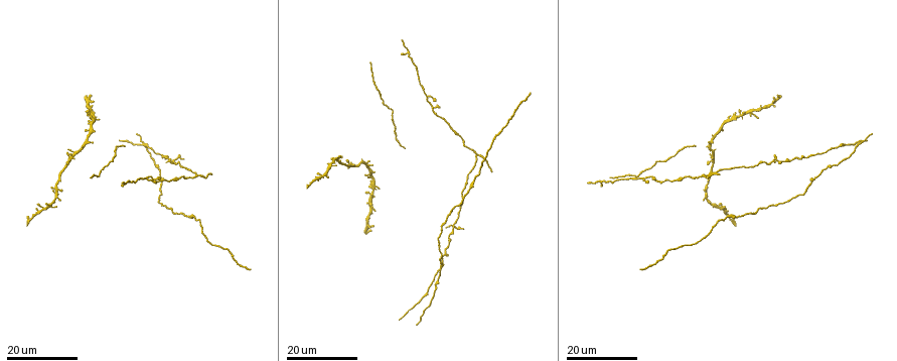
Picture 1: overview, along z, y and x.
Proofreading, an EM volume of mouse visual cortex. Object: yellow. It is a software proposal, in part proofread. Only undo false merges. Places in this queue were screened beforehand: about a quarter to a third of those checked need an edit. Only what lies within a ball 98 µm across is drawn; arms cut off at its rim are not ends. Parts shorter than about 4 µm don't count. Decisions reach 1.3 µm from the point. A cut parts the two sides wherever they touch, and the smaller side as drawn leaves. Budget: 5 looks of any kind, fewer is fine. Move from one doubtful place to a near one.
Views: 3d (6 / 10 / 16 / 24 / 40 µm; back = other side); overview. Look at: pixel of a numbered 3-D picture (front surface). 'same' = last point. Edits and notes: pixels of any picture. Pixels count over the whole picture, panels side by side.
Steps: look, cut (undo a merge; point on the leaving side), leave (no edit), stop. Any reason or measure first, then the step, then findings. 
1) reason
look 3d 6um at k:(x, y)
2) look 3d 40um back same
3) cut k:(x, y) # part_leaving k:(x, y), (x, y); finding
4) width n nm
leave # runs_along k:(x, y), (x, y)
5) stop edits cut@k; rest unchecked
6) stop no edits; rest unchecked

four arms meet
look 3d 16um at 1:(85, 140)

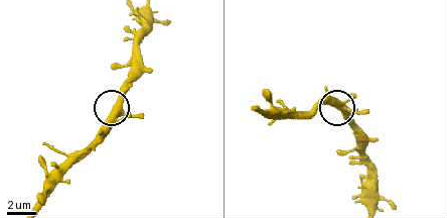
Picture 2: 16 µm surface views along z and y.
closer look
look 3d 6um at 2:(117, 109)

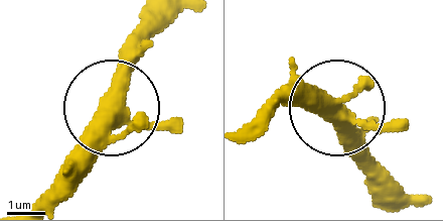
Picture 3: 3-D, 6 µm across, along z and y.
side_arm 27 um; arms 4
leave # continuous, no second neuron

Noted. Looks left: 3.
a fork
look 3d 16um at 1:(198, 175)

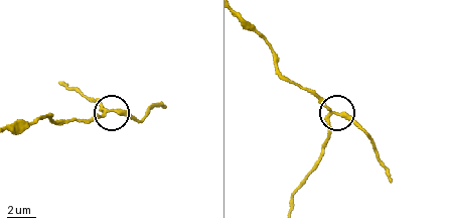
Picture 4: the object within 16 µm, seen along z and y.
look 3d 10um at 4:(107, 108)

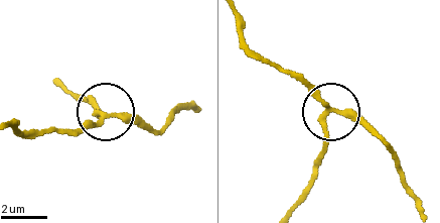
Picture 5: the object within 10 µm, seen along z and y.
arms 3
cut 5:(138, 123) # part_leaving 5:(328, 105), (249, 43), (244, 20); two neurons meet here

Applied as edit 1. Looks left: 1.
stop edits cut@5; rest unchecked

